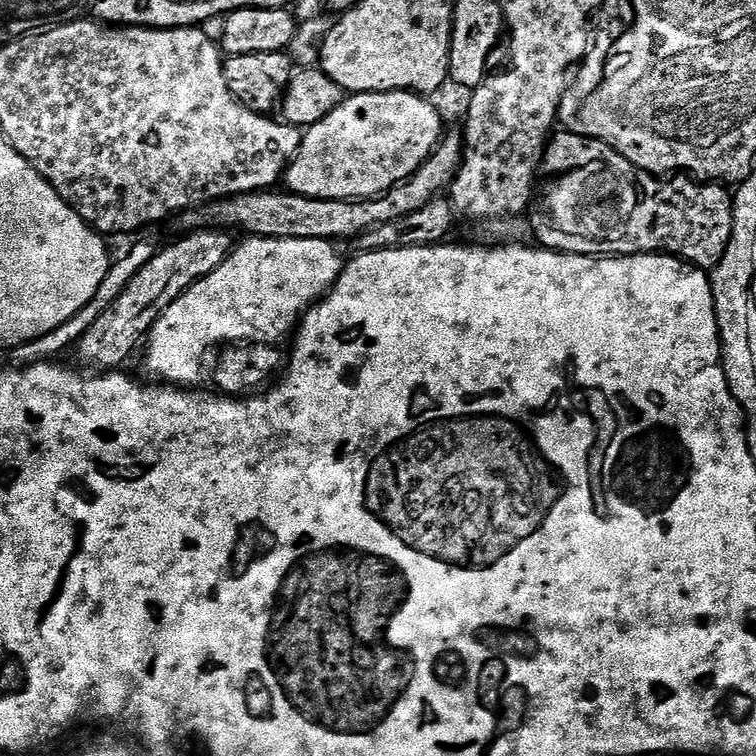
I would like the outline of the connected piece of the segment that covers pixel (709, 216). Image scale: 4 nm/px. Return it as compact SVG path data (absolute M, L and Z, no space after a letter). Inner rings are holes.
M557 131L544 149L542 172L548 175L548 181L542 184L544 196L535 197L526 220L532 223L533 234L541 240L537 241L553 252L597 258L664 253L678 256L698 268L711 270L724 256L732 237L734 196L723 183L700 183L687 175L676 174L671 177L672 184L667 184L664 181L667 179L635 168L625 156L601 140L591 140L577 132Z

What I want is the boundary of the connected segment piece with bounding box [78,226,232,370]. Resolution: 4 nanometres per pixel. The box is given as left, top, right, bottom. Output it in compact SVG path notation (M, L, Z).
M208 226L203 230L192 230L181 240L173 242L169 248L161 247L130 278L128 285L118 294L118 298L110 306L110 310L102 313L98 322L82 334L78 349L80 360L84 364L93 364L96 370L116 370L132 356L136 343L143 341L156 325L156 319L165 312L179 296L190 286L194 286L202 278L212 275L213 272L223 269L224 259L232 252L232 240L227 231L217 230Z

